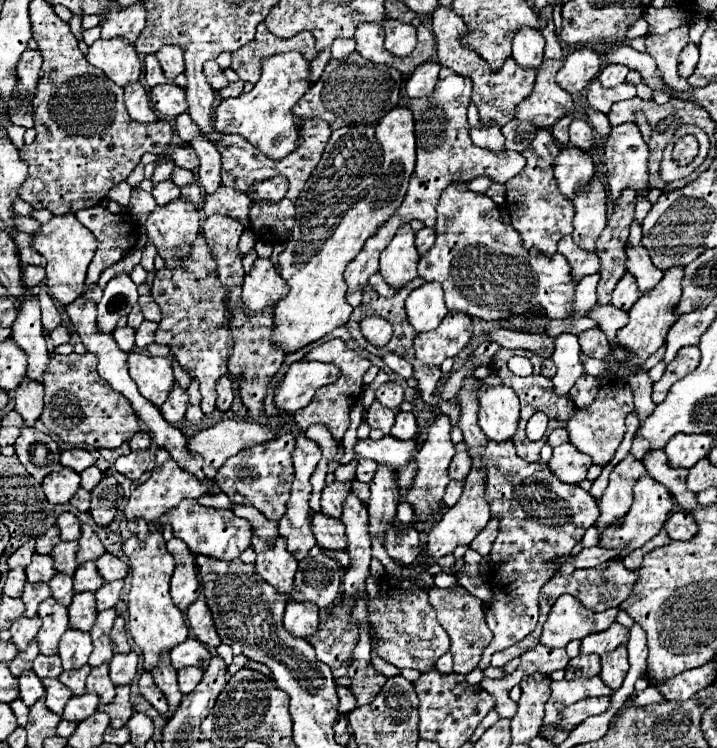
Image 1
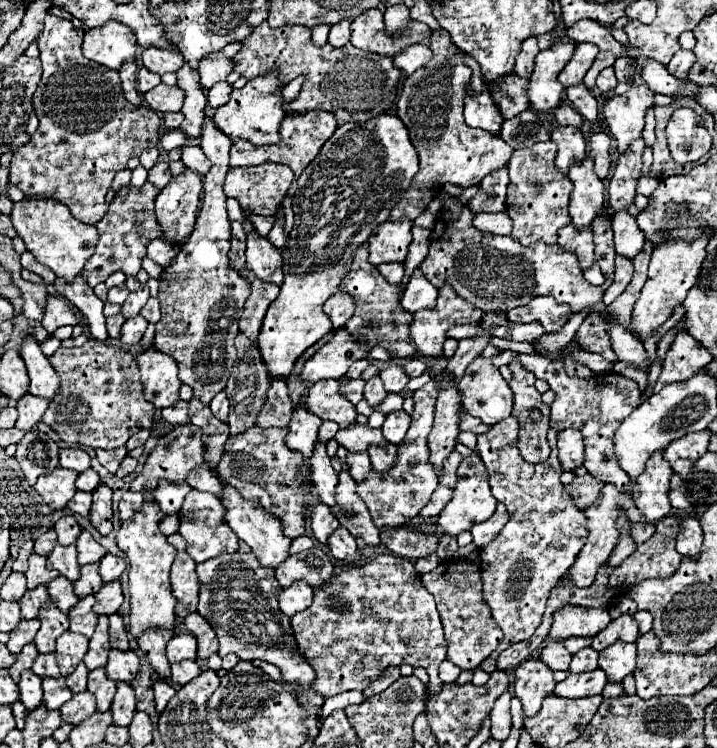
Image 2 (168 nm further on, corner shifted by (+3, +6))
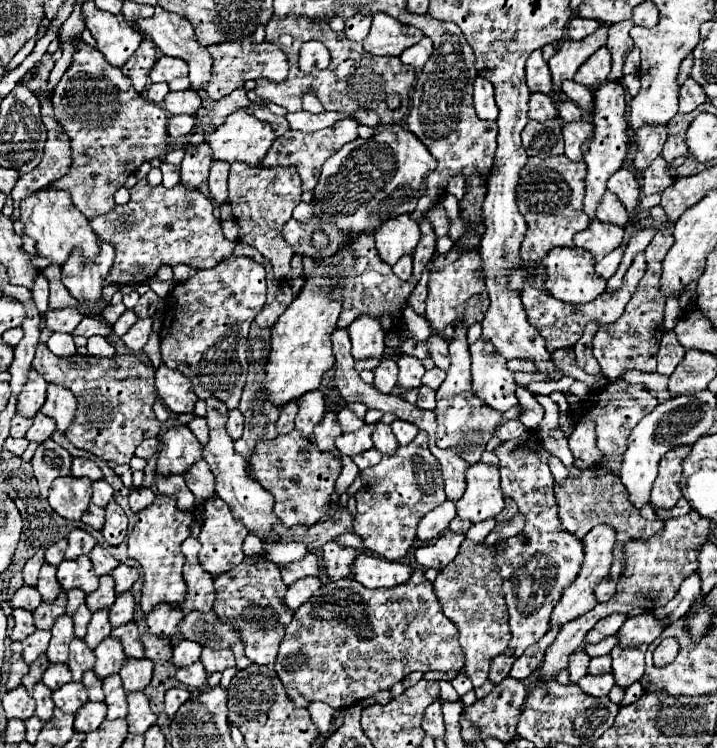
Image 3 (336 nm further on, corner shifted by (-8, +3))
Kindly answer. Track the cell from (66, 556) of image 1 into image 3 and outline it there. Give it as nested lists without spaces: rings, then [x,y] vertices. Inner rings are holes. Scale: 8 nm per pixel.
[[[78,557],[76,561],[62,561],[58,565],[58,583],[64,591],[82,589],[92,593],[98,589],[98,575],[94,573],[90,557]]]

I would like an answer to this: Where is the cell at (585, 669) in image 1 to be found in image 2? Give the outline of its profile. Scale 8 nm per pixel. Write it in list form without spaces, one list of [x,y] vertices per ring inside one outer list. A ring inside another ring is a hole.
[[[581,648],[573,656],[569,672],[589,672],[589,670],[595,670],[597,668],[597,656],[599,654],[593,648]]]

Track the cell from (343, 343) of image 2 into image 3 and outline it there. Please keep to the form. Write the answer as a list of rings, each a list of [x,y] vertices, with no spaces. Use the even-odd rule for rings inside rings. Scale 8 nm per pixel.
[[[360,315],[348,325],[354,359],[370,359],[384,355],[384,329],[378,317]]]

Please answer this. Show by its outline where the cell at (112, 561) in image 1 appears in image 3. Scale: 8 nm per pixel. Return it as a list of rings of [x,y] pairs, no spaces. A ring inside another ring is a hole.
[[[118,565],[118,569],[112,571],[112,577],[116,581],[116,593],[120,595],[120,593],[132,589],[132,585],[138,581],[138,571],[128,565]]]

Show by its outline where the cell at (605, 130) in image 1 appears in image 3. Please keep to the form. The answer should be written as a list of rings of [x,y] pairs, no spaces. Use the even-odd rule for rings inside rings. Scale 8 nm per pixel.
[[[564,81],[562,87],[560,87],[560,91],[562,91],[570,101],[574,101],[578,107],[582,107],[582,109],[586,109],[586,111],[592,109],[594,95],[592,95],[592,91],[590,91],[588,87],[584,87],[584,85],[576,83],[576,81]]]

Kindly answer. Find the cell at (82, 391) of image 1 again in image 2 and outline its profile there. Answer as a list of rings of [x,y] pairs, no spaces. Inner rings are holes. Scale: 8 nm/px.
[[[89,340],[81,348],[59,348],[49,356],[49,362],[61,378],[61,388],[55,398],[49,400],[43,422],[51,426],[61,440],[113,450],[123,446],[137,430],[151,428],[155,408],[143,396],[135,358],[127,350]]]

